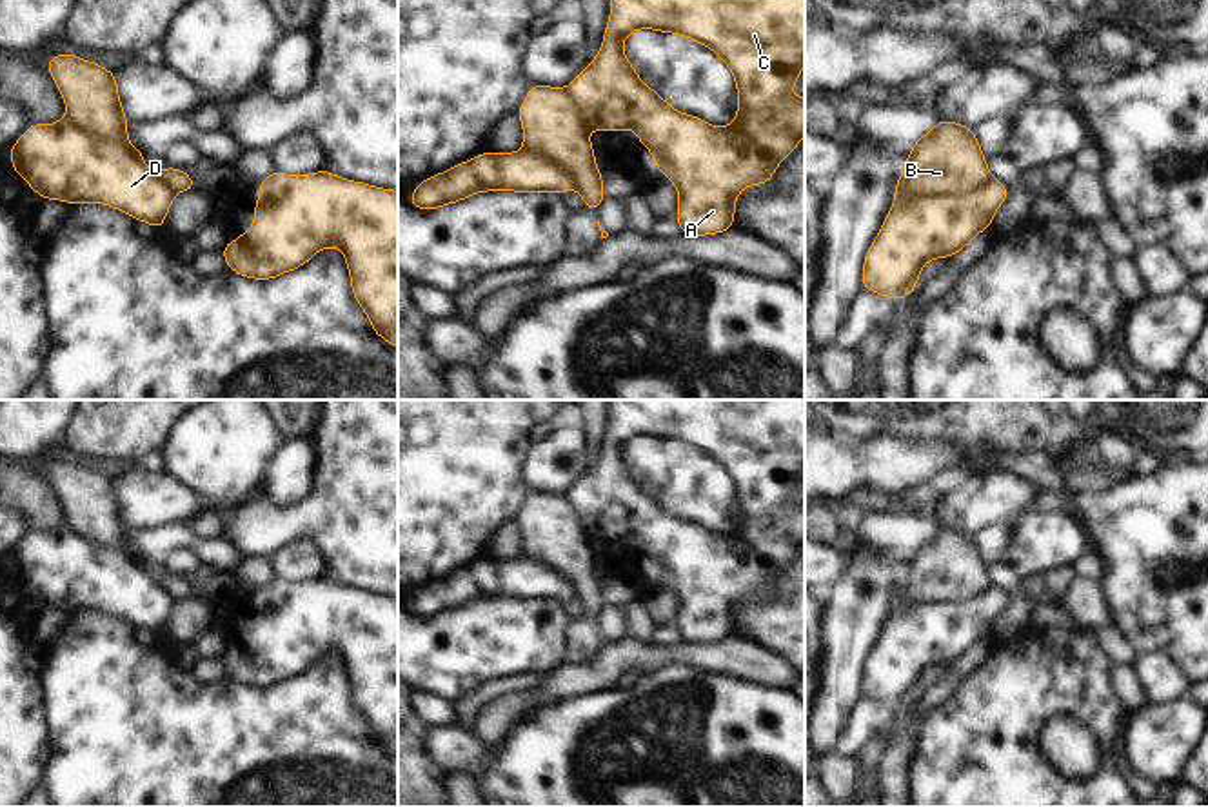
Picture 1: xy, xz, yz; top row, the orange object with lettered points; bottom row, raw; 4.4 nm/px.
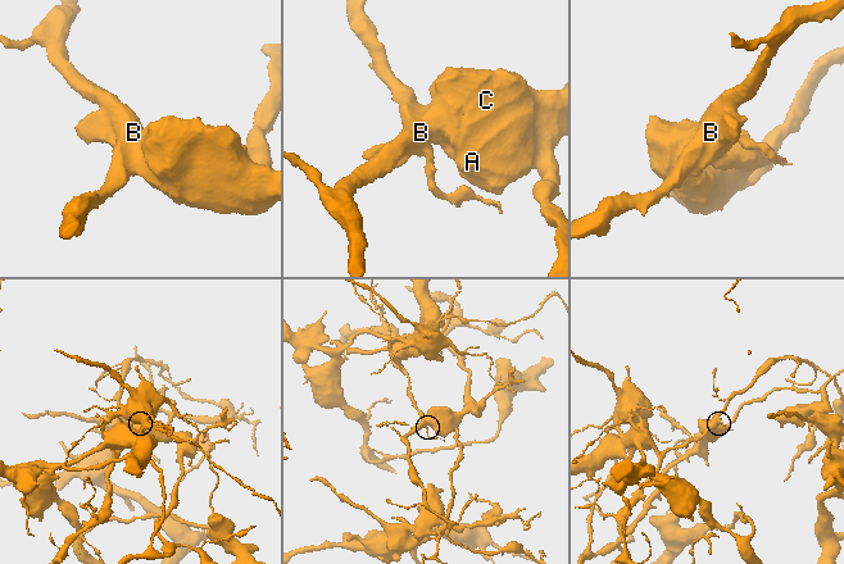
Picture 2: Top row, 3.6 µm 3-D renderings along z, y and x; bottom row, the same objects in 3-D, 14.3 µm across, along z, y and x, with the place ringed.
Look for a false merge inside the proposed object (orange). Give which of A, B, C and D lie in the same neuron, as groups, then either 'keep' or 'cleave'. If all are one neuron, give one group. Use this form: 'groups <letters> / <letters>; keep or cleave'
groups A C D / B; cleave

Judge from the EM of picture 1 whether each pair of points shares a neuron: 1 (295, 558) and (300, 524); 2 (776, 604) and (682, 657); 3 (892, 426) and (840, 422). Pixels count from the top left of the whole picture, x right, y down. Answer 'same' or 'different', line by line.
1: different
2: different
3: same

